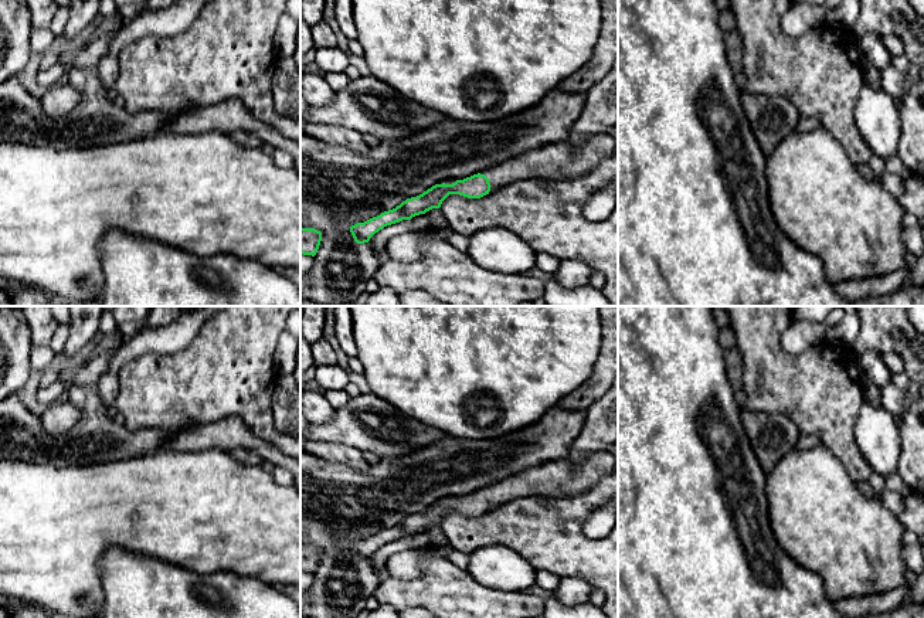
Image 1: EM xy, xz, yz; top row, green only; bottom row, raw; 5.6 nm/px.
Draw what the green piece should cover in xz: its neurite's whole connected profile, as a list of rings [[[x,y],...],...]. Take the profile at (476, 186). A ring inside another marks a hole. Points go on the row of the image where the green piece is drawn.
[[[609,133],[594,135],[577,146],[571,145],[567,139],[548,143],[478,174],[456,180],[452,184],[435,184],[422,194],[407,198],[393,210],[351,225],[350,232],[357,244],[364,244],[387,225],[411,220],[432,208],[439,208],[449,194],[480,198],[493,189],[522,179],[571,179],[584,174],[615,153],[615,142]]]

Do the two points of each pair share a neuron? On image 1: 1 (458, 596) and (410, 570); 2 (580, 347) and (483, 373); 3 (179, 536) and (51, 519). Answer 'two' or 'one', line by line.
1: two
2: one
3: one

